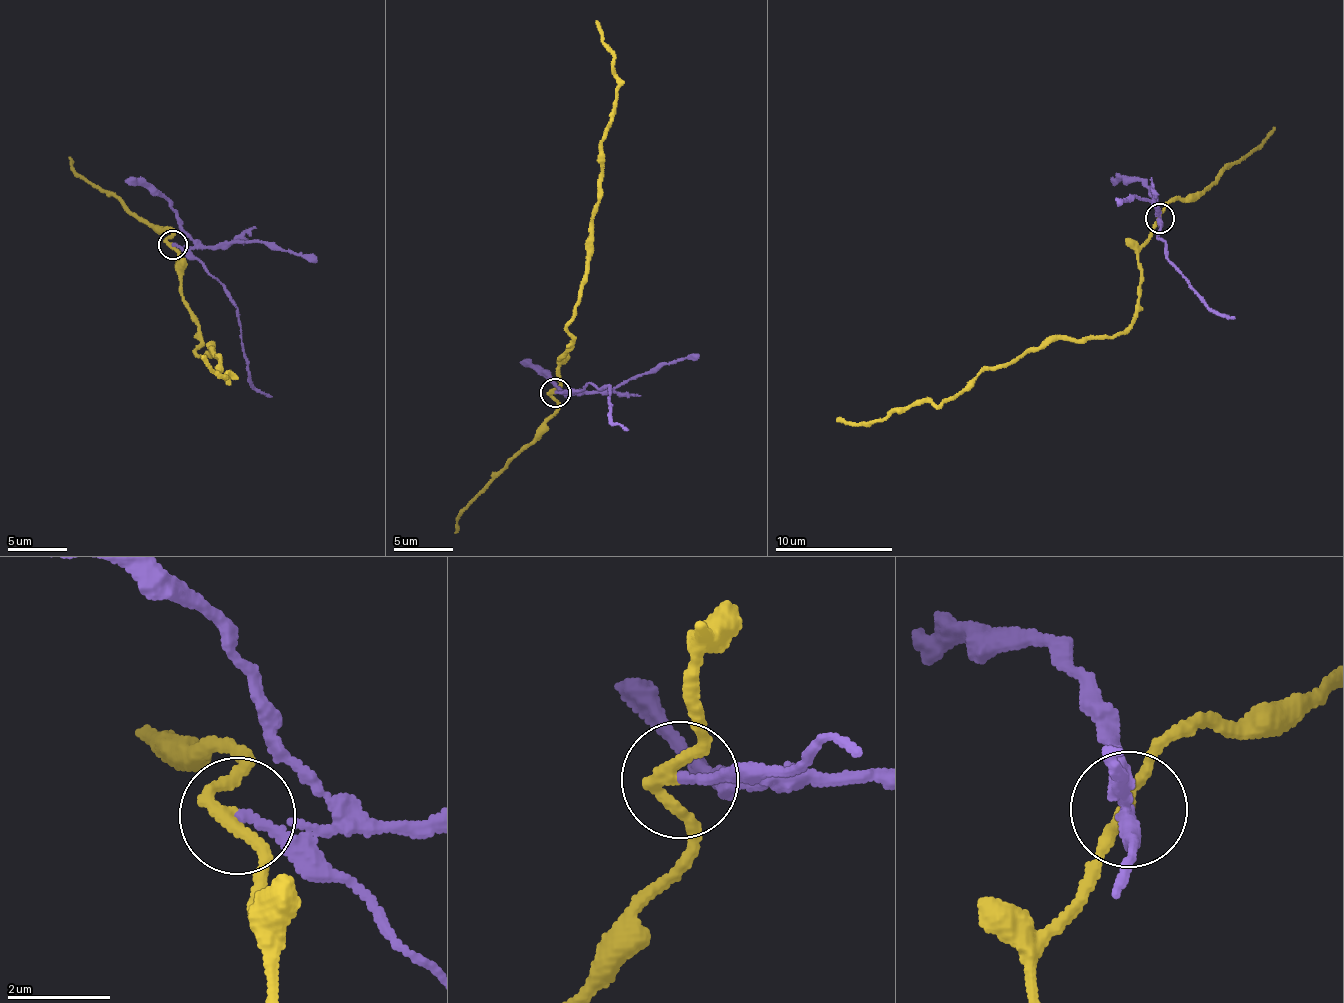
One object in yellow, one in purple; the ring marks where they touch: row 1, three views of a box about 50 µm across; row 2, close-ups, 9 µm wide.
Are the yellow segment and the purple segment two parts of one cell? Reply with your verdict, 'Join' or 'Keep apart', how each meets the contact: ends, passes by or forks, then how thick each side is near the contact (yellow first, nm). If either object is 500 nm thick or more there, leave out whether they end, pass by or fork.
Keep apart. At the ring yellow passes by. At the ring purple ends. Thickness 220 nm (yellow) against 180 nm

